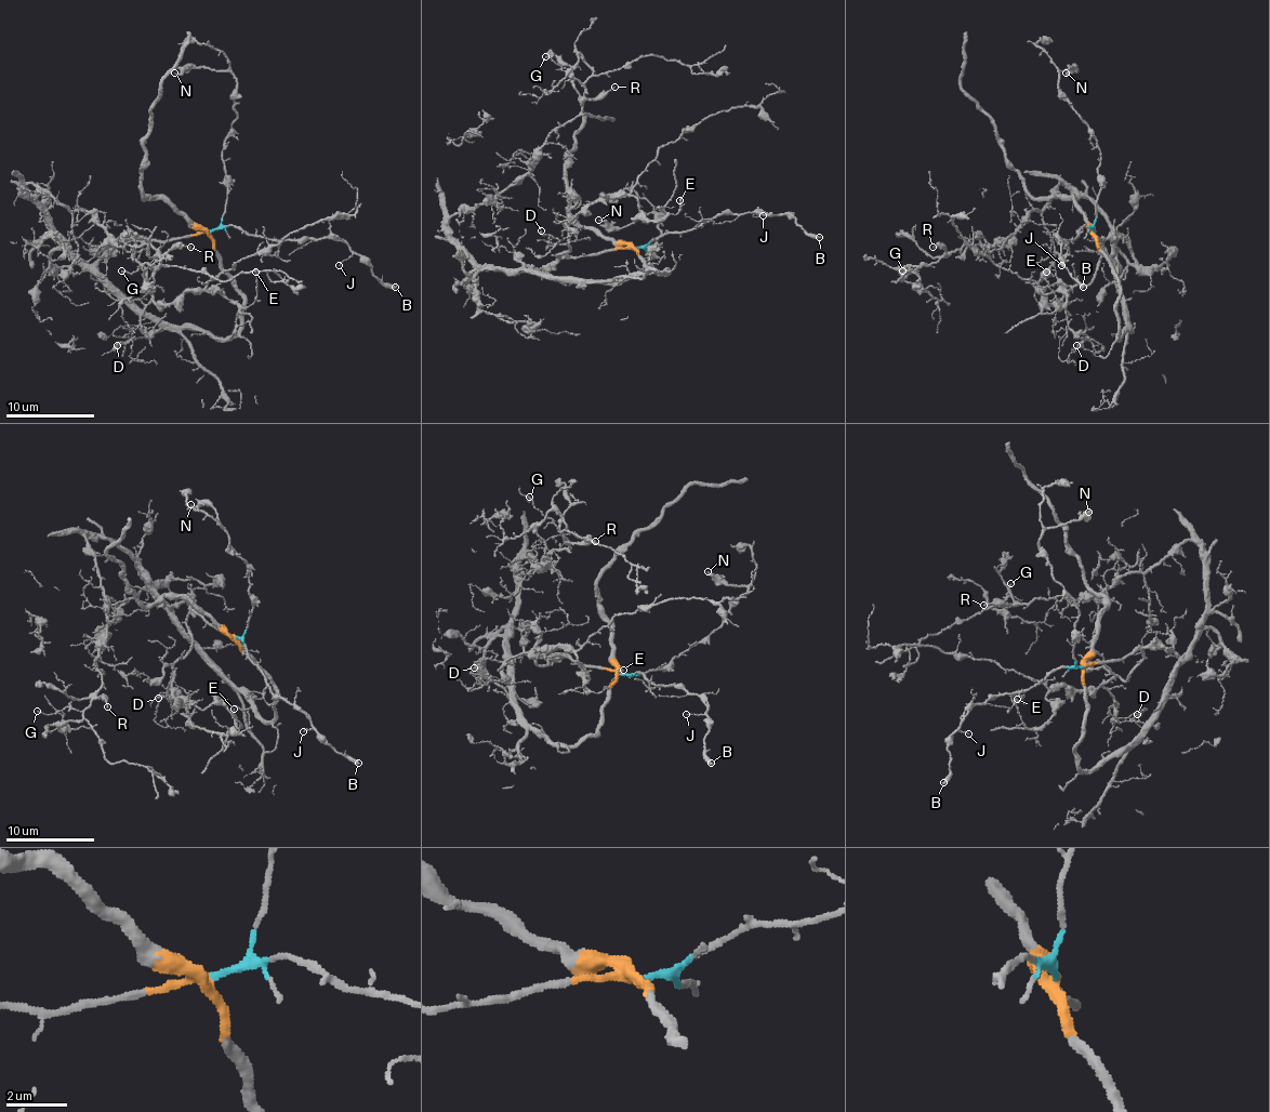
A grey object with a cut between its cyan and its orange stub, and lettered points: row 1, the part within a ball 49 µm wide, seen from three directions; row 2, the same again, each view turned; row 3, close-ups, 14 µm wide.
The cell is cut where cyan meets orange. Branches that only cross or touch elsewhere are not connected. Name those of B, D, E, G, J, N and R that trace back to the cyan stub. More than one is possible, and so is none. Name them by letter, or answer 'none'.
B, J, N

